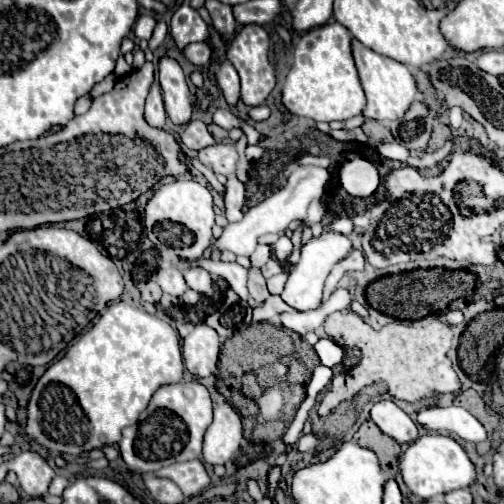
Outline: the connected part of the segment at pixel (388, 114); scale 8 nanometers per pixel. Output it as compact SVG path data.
M352 38L352 54L354 54L360 82L362 82L362 88L366 92L366 100L368 100L362 116L372 118L372 120L398 120L398 118L402 118L406 114L406 110L410 108L410 104L414 102L416 92L418 92L410 70L404 64L366 48L356 38Z

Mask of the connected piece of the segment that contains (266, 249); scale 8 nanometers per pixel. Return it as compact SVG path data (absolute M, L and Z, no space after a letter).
M267 244L257 246L254 253L250 256L252 267L261 268L271 259L271 247Z

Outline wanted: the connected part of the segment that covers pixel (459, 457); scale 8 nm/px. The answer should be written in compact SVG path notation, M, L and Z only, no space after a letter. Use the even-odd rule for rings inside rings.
M426 434L408 444L406 450L398 456L398 466L406 488L418 498L444 496L446 492L468 488L476 480L476 468L470 462L464 448L450 436L442 434Z

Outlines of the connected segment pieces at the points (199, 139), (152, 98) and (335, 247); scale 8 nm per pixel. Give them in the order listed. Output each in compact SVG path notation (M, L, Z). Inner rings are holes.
M190 120L178 140L180 140L180 144L182 144L184 148L196 150L196 152L202 150L202 148L206 148L206 146L210 146L212 142L216 142L216 140L210 136L210 132L206 130L206 124L204 124L202 120Z
M158 82L152 84L148 100L144 104L144 120L148 120L148 124L152 124L152 128L164 128L166 110L164 110L164 100L162 100Z
M324 232L320 238L312 238L308 244L302 246L300 260L298 260L296 268L290 272L280 298L298 312L308 312L308 310L320 308L322 306L322 288L324 288L324 280L326 280L328 272L350 250L352 250L352 242L344 234L338 234L338 232Z

